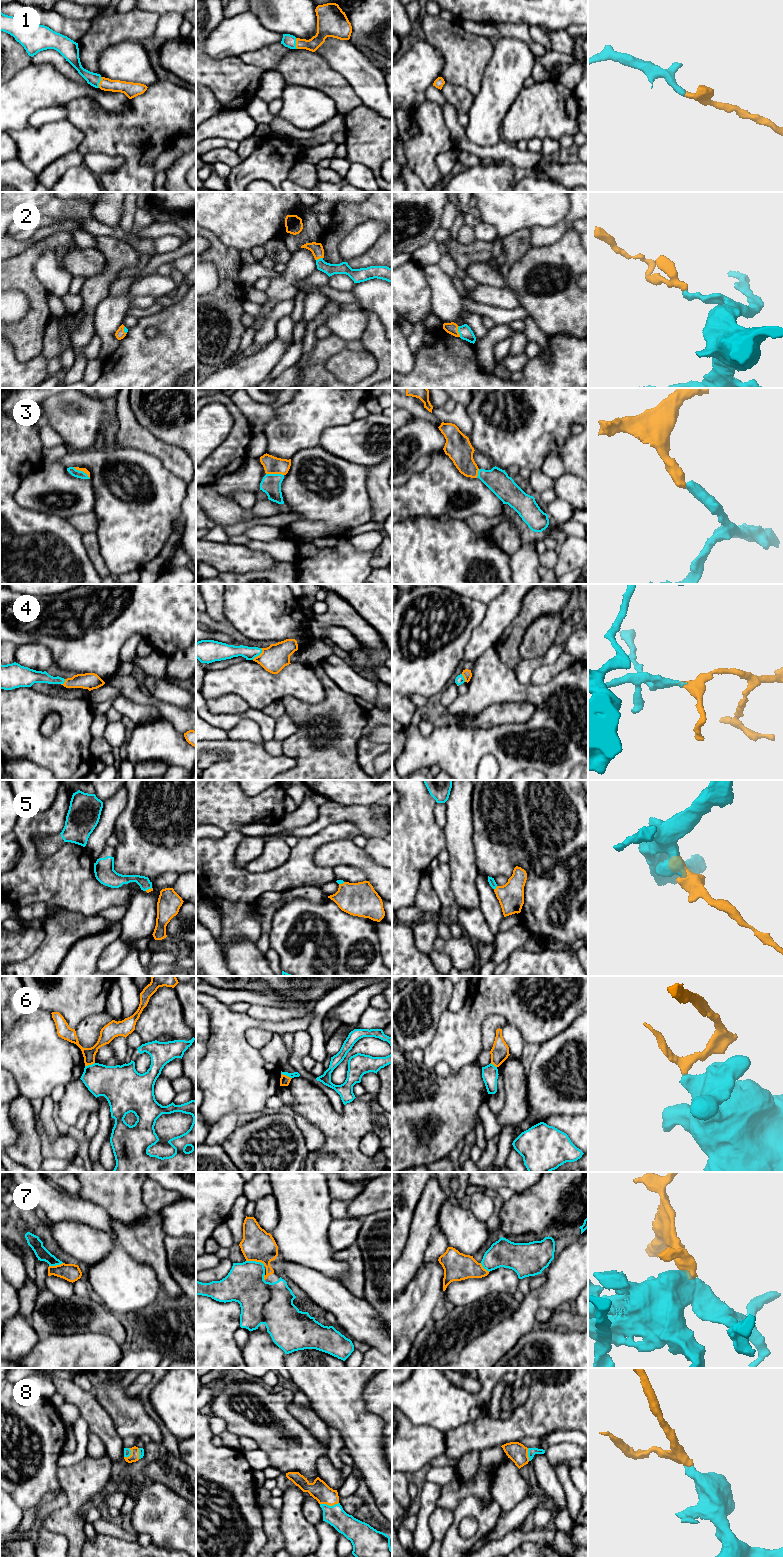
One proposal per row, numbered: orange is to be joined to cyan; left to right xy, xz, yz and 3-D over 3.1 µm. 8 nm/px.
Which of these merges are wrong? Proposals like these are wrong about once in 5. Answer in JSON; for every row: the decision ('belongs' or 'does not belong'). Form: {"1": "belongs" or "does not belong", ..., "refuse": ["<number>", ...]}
{"1": "belongs", "2": "belongs", "3": "belongs", "4": "belongs", "5": "belongs", "6": "does not belong", "7": "belongs", "8": "belongs", "refuse": ["6"]}

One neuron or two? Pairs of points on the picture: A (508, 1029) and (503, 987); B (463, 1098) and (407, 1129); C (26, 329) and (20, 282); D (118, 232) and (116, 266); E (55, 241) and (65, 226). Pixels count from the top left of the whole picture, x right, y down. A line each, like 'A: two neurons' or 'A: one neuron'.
A: two neurons
B: one neuron
C: one neuron
D: two neurons
E: two neurons

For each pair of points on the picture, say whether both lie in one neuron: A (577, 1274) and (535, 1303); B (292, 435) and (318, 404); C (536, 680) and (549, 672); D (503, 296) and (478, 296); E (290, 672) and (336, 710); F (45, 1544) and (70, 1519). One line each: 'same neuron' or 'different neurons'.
A: same neuron
B: same neuron
C: same neuron
D: same neuron
E: different neurons
F: different neurons

